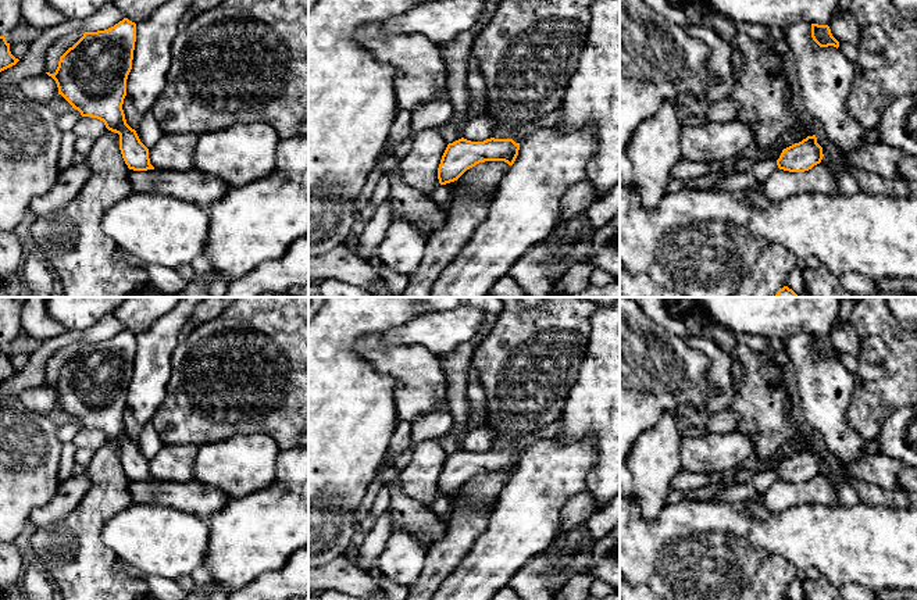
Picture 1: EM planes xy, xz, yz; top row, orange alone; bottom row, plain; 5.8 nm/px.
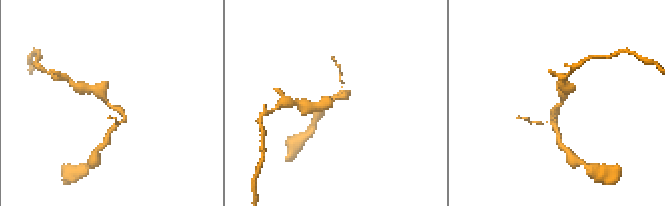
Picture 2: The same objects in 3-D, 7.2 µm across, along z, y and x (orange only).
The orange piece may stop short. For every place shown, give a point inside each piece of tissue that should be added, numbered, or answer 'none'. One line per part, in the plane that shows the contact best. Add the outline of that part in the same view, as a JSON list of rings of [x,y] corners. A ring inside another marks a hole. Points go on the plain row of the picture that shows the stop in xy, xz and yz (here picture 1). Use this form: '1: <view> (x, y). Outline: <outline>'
none

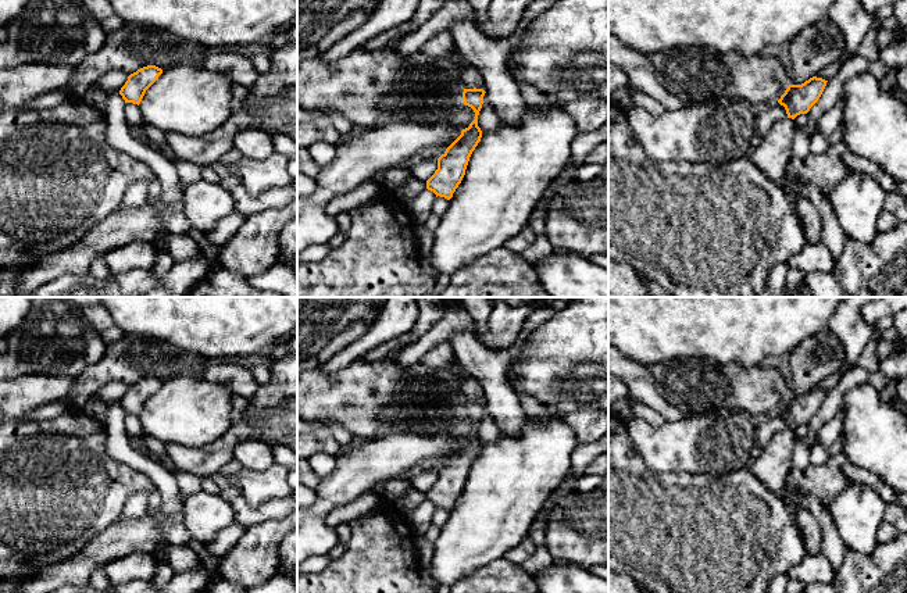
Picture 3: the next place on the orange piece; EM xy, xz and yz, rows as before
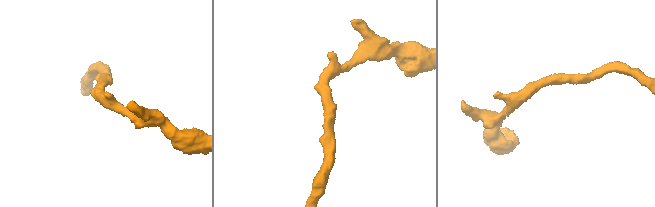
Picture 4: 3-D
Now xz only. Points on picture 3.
none

